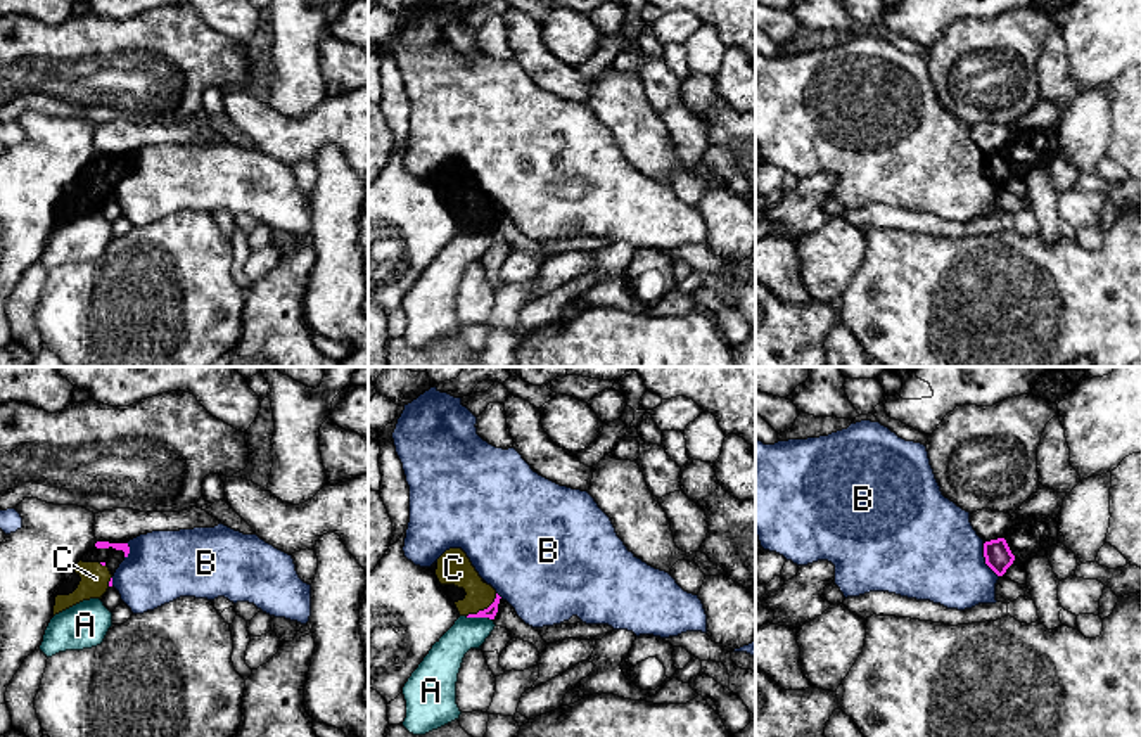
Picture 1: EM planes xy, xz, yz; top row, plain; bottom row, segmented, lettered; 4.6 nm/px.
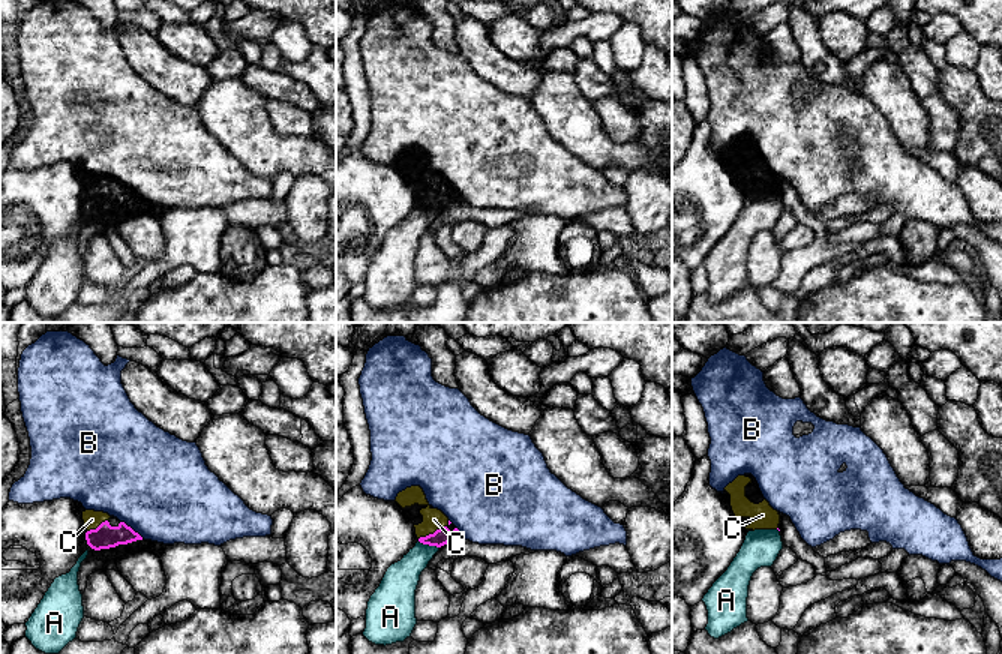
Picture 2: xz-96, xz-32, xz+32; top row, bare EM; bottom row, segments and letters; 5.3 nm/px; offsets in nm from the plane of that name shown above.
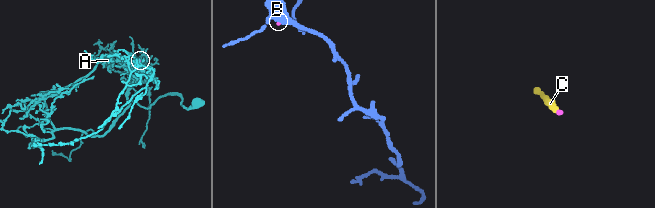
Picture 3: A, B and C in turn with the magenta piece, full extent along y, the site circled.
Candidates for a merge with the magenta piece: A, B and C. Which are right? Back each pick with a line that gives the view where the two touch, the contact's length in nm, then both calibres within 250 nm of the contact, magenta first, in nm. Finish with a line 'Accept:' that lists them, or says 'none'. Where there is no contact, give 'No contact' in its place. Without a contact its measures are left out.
C: Touches magenta in xz. Shared border 180 nm. Thickness 50 nm (magenta) against 160 nm
Accept: C

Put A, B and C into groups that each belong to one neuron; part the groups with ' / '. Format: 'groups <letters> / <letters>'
groups A / B / C

